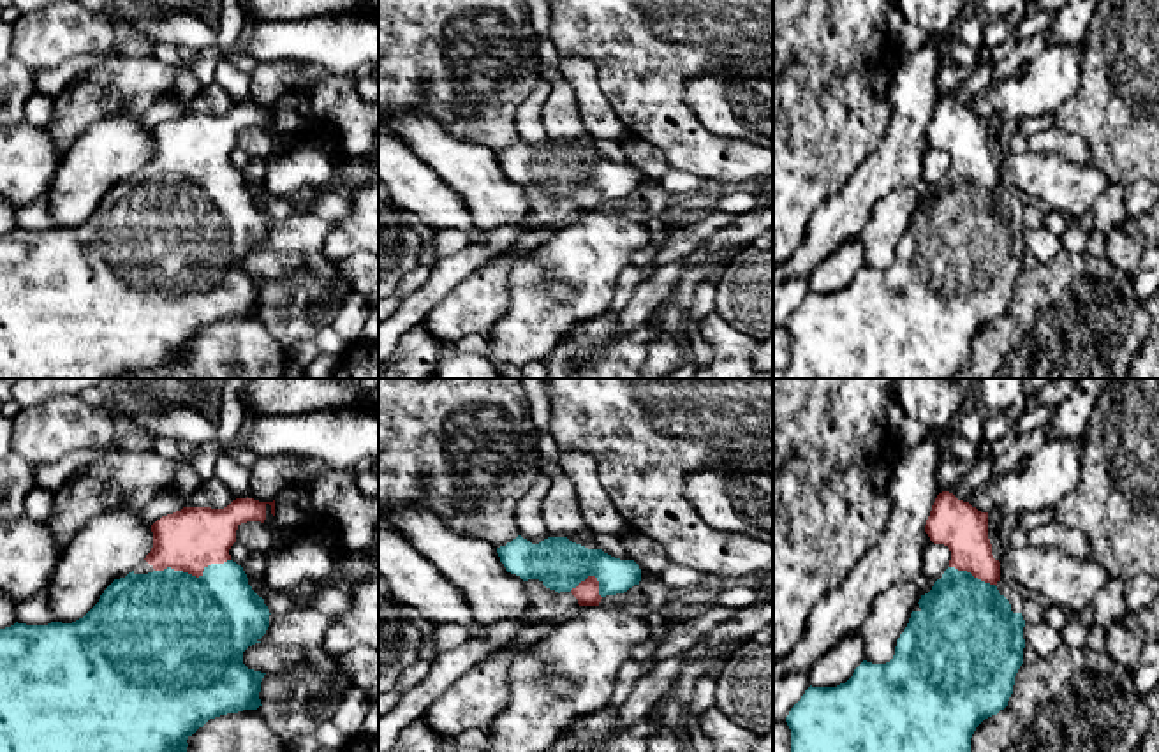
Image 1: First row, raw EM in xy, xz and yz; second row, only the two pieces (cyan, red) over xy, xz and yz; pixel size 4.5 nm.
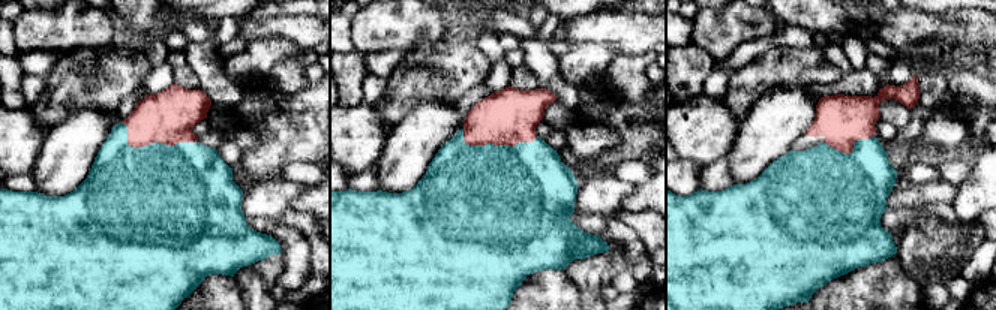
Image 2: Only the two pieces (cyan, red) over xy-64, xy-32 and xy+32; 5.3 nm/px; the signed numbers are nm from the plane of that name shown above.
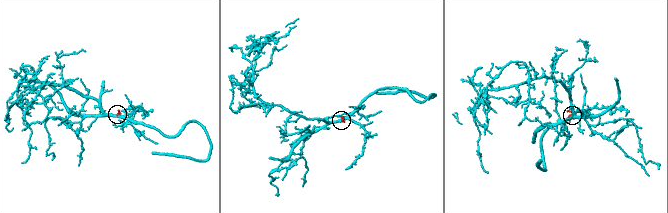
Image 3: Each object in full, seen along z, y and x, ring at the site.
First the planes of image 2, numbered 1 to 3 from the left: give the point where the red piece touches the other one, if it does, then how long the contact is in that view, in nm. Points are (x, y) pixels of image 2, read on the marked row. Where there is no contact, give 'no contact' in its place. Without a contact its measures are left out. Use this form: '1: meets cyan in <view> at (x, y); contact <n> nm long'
1: meets cyan in xy-64 at (152, 144); contact 440 nm long
2: meets cyan in xy-32 at (495, 146); contact 400 nm long
3: meets cyan in xy+32 at (854, 149); contact 280 nm long

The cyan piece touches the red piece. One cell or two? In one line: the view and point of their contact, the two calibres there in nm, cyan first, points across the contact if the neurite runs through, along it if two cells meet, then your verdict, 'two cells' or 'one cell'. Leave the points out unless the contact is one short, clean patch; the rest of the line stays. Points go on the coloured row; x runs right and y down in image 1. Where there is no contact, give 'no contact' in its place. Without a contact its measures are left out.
meets cyan in xy at (192, 576); 500 nm thick on the cyan side, 280 nm on the other; one cell

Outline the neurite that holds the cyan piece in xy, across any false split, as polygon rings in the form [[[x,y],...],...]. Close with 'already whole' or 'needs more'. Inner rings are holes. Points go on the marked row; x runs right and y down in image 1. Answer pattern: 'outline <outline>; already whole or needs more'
outline [[[236,498],[224,509],[183,507],[162,516],[151,525],[153,548],[146,562],[155,569],[148,574],[129,572],[114,579],[100,595],[99,602],[72,623],[51,622],[48,625],[14,623],[0,629],[0,752],[187,752],[187,740],[210,719],[257,710],[261,704],[261,682],[266,673],[248,669],[243,664],[243,652],[261,643],[269,627],[269,609],[248,585],[241,565],[231,560],[229,549],[236,542],[236,530],[241,523],[266,520],[266,505],[275,516],[275,500],[259,502],[254,498]]]; needs more

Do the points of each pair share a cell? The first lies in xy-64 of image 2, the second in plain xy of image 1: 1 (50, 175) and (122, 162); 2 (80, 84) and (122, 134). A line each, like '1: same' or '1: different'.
1: same
2: different

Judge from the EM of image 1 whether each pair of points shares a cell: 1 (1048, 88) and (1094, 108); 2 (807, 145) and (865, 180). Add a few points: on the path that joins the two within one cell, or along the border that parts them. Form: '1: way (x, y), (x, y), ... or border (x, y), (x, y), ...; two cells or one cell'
1: border (1080, 55), (1080, 85), (1052, 113); two cells
2: border (881, 143), (848, 182), (823, 201); two cells

